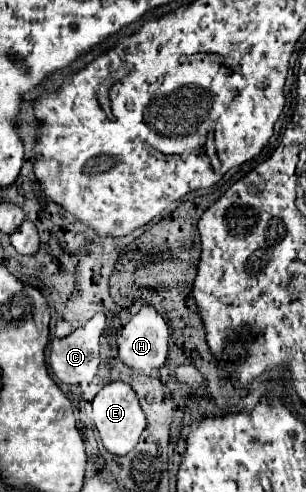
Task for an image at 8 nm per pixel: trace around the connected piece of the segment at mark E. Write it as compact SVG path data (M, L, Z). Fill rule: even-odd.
M121 379L107 383L95 395L95 399L93 399L93 421L95 421L95 427L99 431L101 443L113 455L129 453L137 445L139 435L147 425L145 413L143 413L141 405L139 405L139 395L133 391L133 387L129 383L125 383Z

